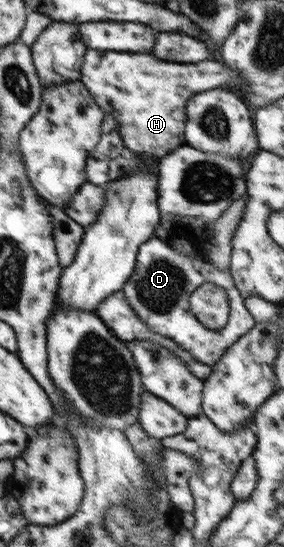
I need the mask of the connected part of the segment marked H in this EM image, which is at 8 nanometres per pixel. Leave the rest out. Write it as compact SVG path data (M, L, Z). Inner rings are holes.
M86 49L84 62L81 66L81 80L89 89L90 94L105 112L117 120L118 132L125 147L141 155L149 155L161 159L170 154L176 147L186 144L184 127L186 120L186 105L196 93L232 86L244 88L246 81L236 71L225 64L214 60L205 60L187 65L187 63L165 63L151 55L139 53L121 53L121 51L99 51Z

